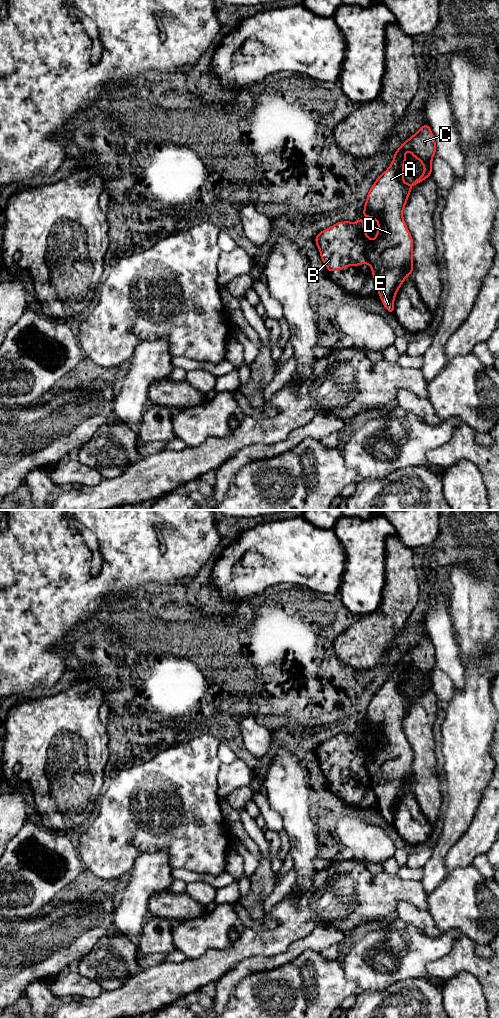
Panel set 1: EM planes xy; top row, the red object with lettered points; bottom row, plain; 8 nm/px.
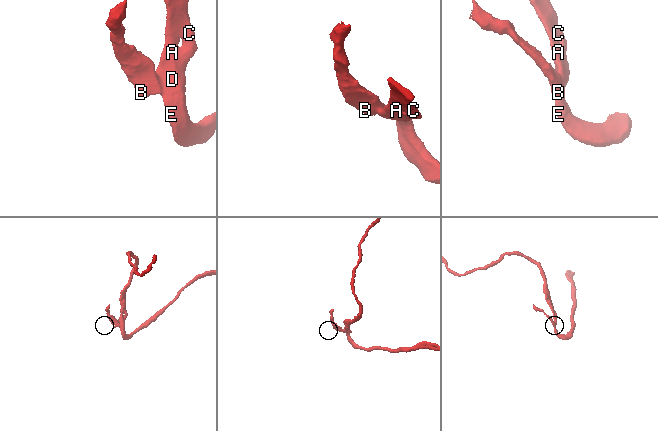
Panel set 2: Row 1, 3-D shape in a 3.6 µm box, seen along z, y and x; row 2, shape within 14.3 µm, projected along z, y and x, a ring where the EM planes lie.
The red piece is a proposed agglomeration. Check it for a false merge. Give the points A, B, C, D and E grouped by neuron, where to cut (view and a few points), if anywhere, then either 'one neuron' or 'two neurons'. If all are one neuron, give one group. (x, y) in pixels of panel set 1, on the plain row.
A C D E / B | xy (357, 734), (366, 752), (367, 772), (369, 775) | two neurons

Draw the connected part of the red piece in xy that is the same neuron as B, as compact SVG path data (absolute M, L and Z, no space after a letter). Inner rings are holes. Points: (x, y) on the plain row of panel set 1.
M337 734L317 746L315 754L329 785L342 782L346 778L369 776L367 752L363 748L358 734ZM337 755L339 756L339 765L328 766L329 762L336 761Z

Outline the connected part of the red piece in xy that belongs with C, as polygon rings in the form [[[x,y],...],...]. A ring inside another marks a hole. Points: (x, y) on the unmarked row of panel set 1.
[[[424,636],[395,663],[391,677],[368,704],[362,727],[378,734],[378,744],[373,752],[367,748],[363,731],[358,731],[367,752],[367,769],[378,806],[390,826],[394,826],[394,811],[399,799],[407,787],[413,786],[413,751],[404,734],[403,721],[411,700],[432,686],[432,670],[435,666],[434,647],[429,637]],[[407,661],[413,670],[421,673],[425,681],[412,696],[403,694]]]

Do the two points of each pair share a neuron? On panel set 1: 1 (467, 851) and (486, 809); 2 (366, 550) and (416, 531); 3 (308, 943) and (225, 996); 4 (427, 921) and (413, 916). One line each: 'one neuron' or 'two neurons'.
1: one neuron
2: two neurons
3: one neuron
4: one neuron

